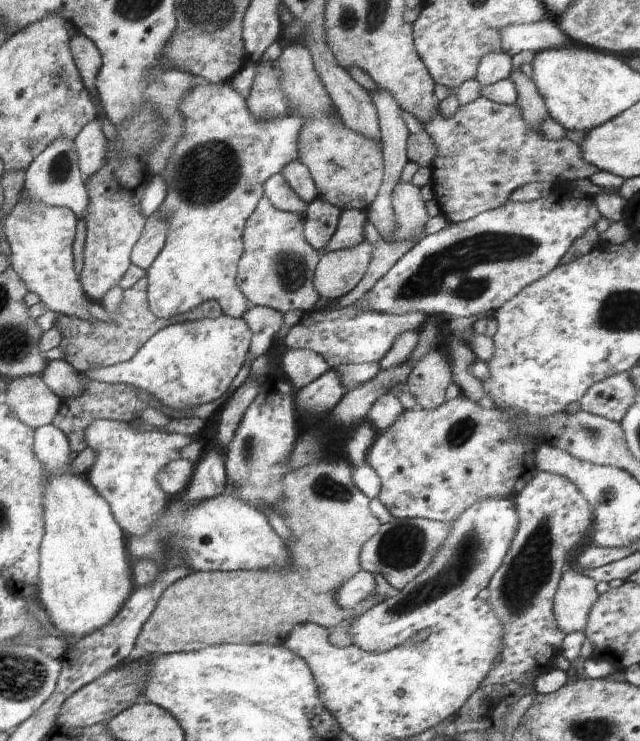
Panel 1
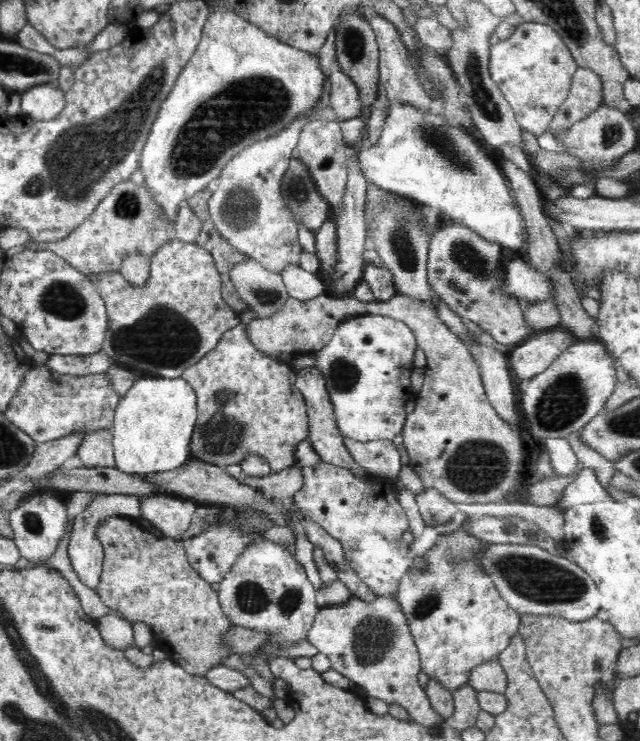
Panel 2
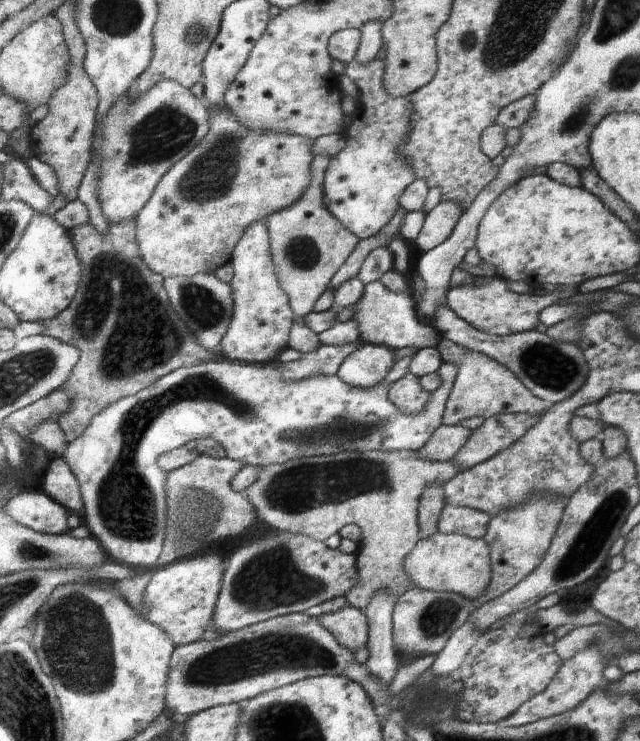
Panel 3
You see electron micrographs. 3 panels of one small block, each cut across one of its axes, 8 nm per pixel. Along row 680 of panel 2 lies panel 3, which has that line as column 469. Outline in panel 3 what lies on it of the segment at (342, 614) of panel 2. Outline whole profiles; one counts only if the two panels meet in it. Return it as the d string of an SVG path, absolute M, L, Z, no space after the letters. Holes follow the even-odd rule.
M446 338L436 342L436 349L443 362L456 361L459 364L441 418L444 425L457 425L462 420L472 418L472 416L482 416L482 418L487 419L498 413L526 413L542 416L546 410L548 406L546 402L536 398L508 367L489 356L468 351L465 347L458 346Z

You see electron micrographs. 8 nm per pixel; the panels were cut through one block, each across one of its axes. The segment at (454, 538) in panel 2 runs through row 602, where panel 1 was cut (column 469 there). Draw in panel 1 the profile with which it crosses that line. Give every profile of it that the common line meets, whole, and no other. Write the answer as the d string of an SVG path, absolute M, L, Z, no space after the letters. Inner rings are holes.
M464 394L434 410L406 409L367 452L367 462L381 480L378 498L396 519L420 517L444 522L454 522L475 502L514 498L539 471L535 461L538 444L534 439L516 435L518 432L506 413L474 402Z

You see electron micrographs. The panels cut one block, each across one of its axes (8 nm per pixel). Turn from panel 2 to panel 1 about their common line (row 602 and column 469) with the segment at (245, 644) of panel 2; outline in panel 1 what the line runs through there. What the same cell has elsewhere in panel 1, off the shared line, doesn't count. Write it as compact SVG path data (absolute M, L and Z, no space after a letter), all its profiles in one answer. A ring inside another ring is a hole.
M512 70L510 78L517 86L516 104L505 105L495 103L486 97L479 97L465 106L459 106L452 118L447 119L438 114L424 123L425 131L437 146L437 153L431 166L433 199L438 203L440 216L444 216L448 224L469 221L480 213L501 207L510 200L509 196L514 190L525 184L552 184L557 179L568 181L589 179L600 171L582 156L577 143L568 138L551 141L541 133L541 123L549 118L549 112L535 82L521 70Z

